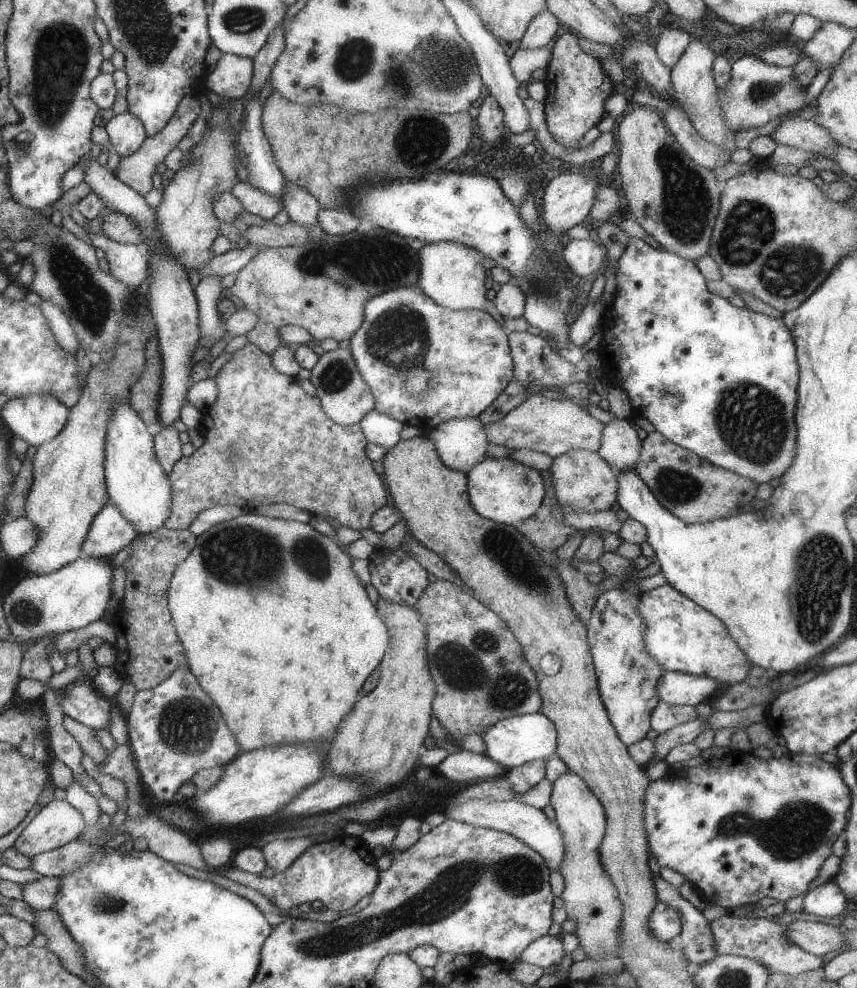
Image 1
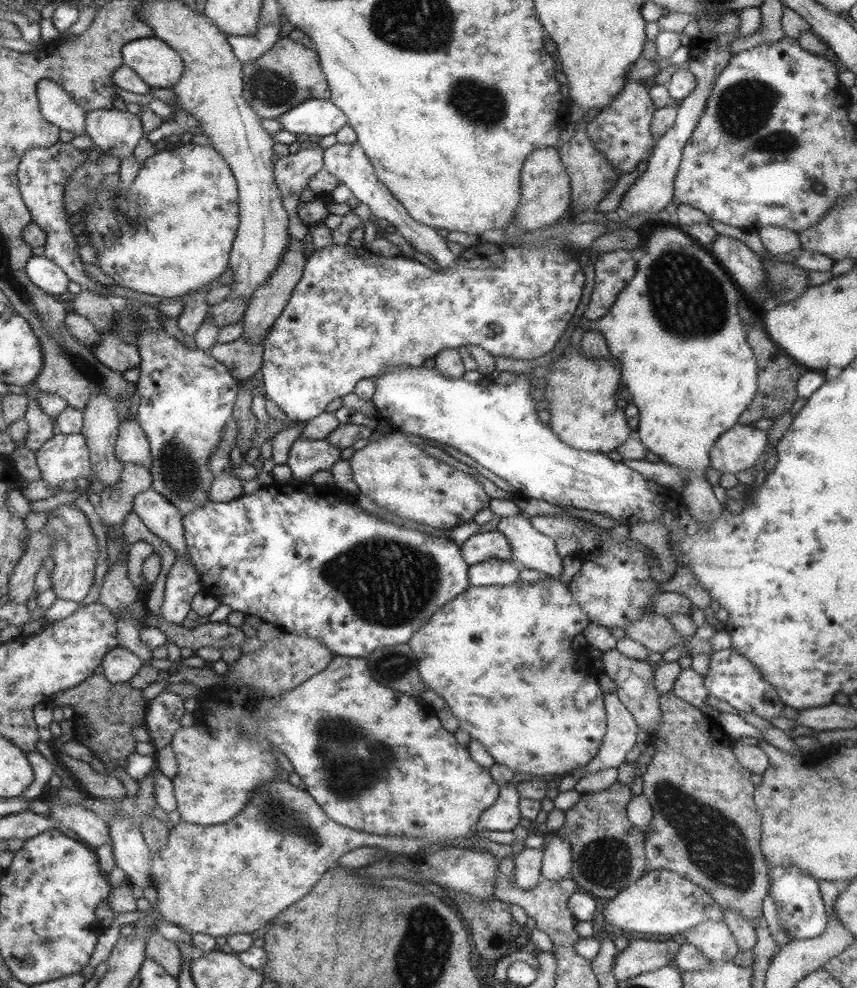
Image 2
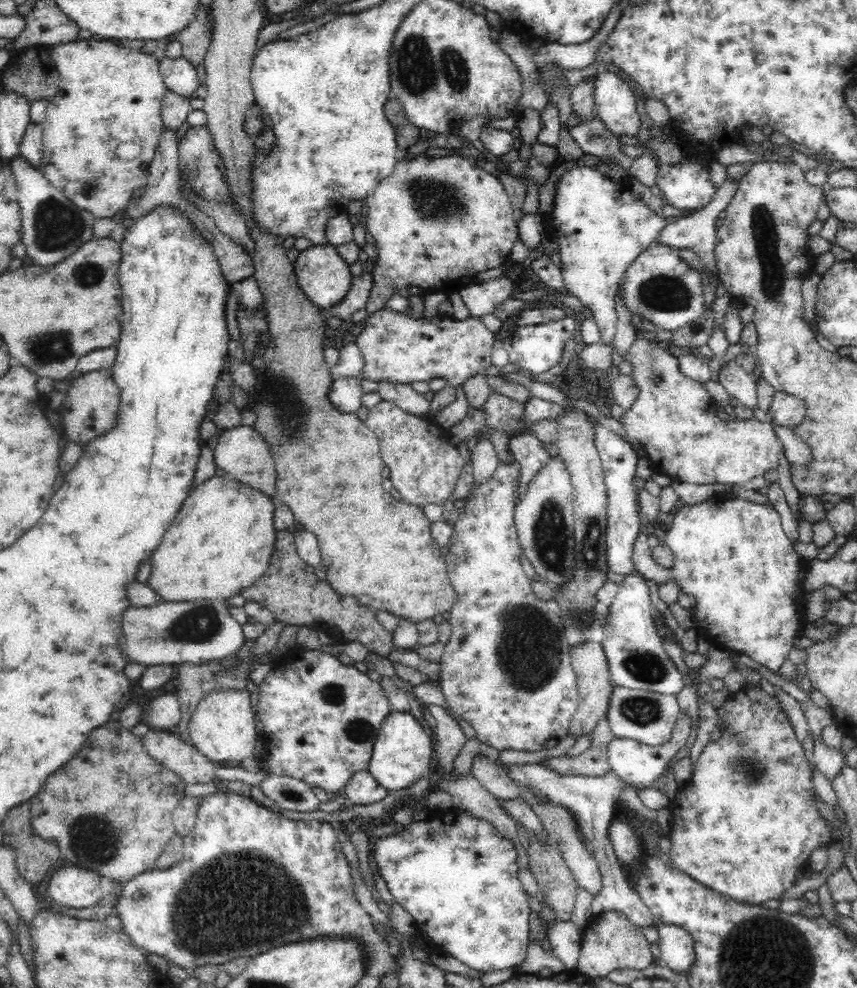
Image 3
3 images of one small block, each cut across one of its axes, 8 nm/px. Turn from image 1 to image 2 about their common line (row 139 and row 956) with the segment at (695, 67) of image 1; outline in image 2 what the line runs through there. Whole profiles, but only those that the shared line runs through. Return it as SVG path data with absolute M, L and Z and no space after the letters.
M723 920L721 922L701 922L693 926L691 930L683 932L681 940L685 944L695 946L711 962L717 962L717 960L729 962L739 952L739 946Z

